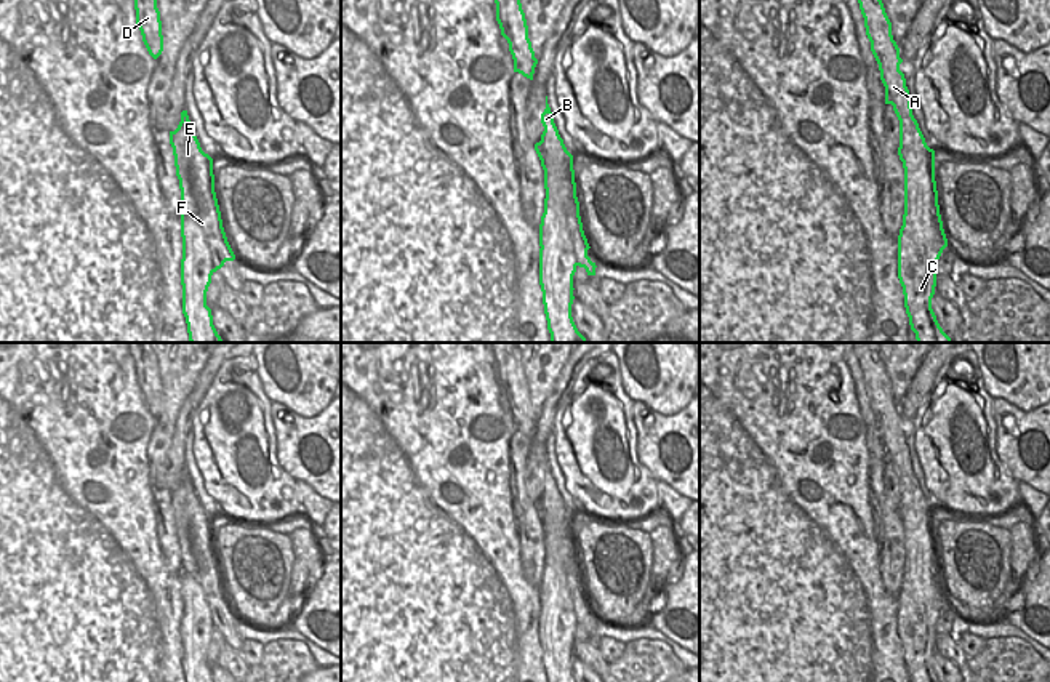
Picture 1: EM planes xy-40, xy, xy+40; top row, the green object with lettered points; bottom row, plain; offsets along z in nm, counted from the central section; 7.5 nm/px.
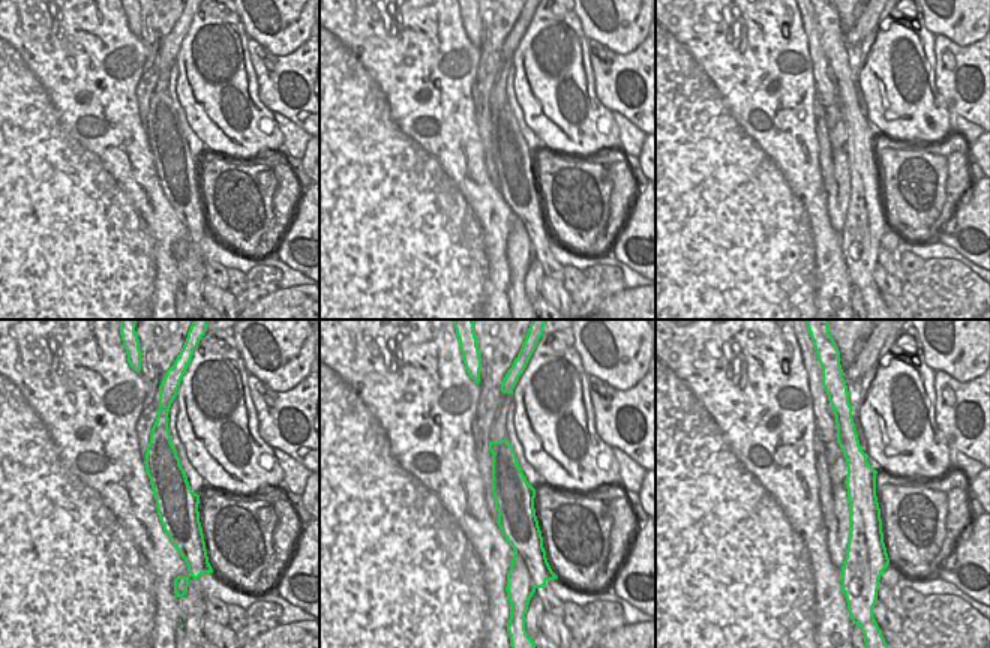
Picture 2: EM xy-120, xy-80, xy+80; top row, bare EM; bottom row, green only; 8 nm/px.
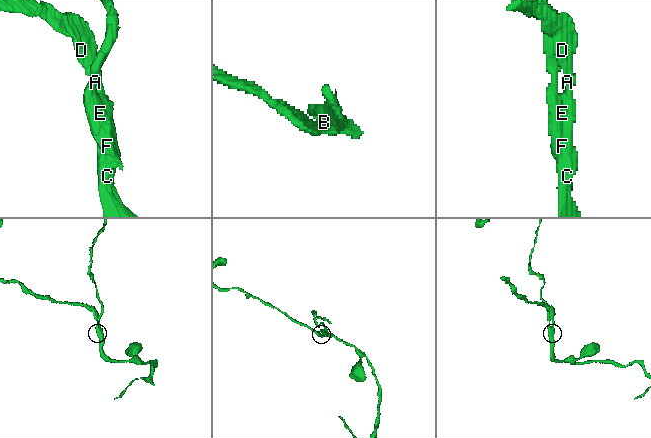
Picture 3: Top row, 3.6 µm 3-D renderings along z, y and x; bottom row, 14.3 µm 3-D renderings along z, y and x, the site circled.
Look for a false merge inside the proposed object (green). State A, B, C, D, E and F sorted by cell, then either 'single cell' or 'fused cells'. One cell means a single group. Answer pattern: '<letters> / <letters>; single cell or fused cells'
A B C D / E F; fused cells

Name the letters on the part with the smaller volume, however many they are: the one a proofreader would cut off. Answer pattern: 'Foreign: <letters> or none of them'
Foreign: E, F

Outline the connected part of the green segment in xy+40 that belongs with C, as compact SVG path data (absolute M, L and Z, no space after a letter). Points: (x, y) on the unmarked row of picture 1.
M938 549L916 552L917 594L898 594L898 637L909 682L938 682L932 668L936 623L948 605L938 564Z

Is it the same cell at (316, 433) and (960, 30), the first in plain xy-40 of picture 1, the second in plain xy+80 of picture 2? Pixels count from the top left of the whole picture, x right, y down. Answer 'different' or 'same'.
different

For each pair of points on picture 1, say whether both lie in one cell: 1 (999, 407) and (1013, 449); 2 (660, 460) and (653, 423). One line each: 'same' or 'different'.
1: same
2: same

